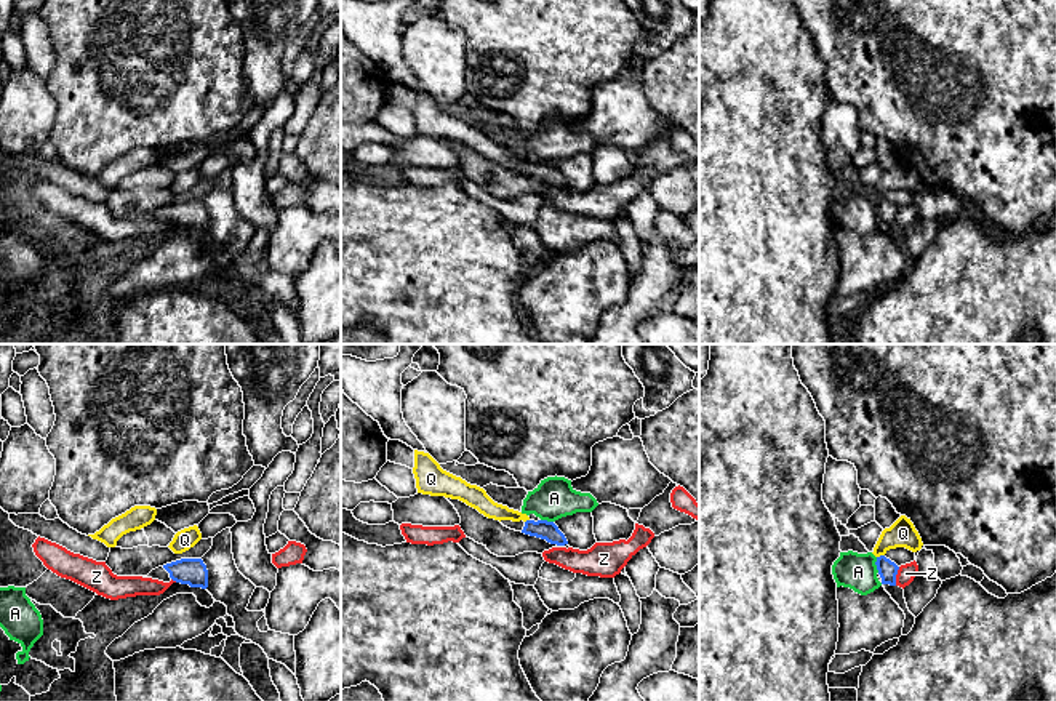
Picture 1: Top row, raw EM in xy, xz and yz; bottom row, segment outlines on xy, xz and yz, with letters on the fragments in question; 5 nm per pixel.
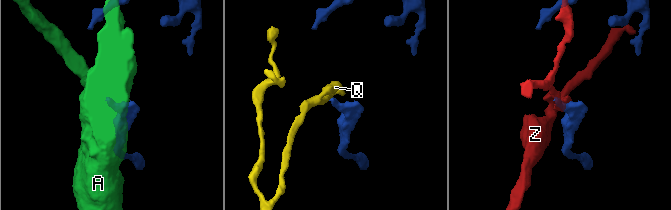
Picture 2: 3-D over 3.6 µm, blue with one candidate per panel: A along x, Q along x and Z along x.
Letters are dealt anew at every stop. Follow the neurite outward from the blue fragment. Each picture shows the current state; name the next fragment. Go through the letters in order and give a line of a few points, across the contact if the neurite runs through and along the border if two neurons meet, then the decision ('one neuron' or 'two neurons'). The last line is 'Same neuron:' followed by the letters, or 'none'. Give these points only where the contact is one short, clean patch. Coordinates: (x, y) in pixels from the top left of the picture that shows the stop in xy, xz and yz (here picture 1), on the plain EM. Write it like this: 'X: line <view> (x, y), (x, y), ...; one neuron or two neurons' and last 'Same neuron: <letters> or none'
A: line yz (876, 199), (879, 213); two neurons
Q: line yz (884, 196), (877, 199); two neurons
Z: line yz (900, 208), (895, 226); two neurons
Same neuron: none

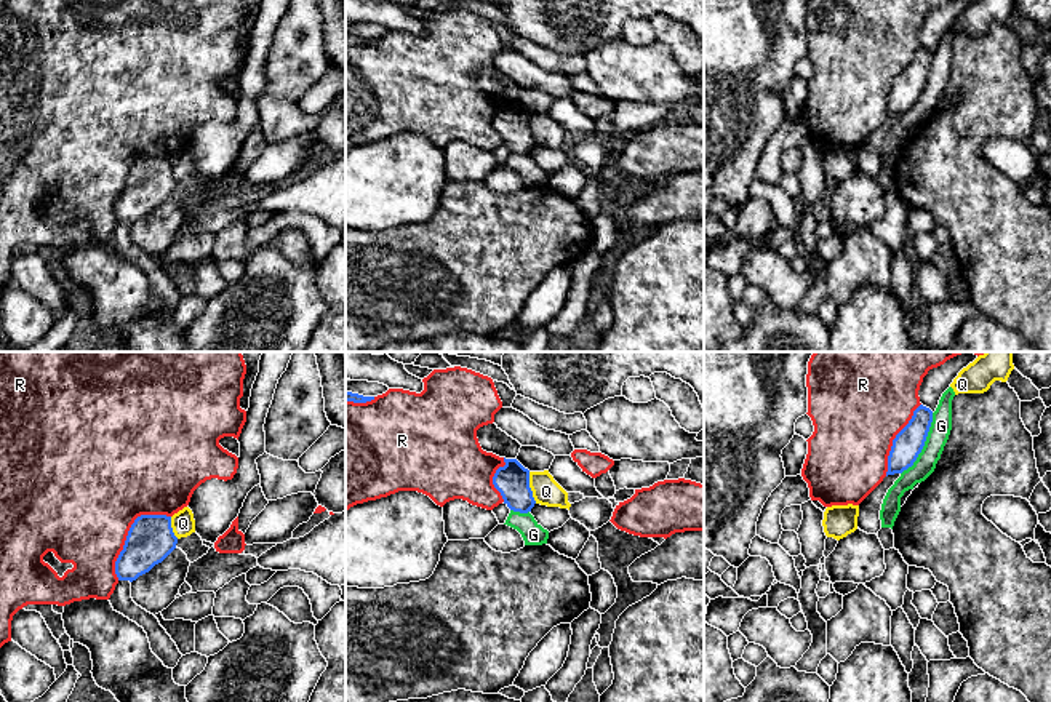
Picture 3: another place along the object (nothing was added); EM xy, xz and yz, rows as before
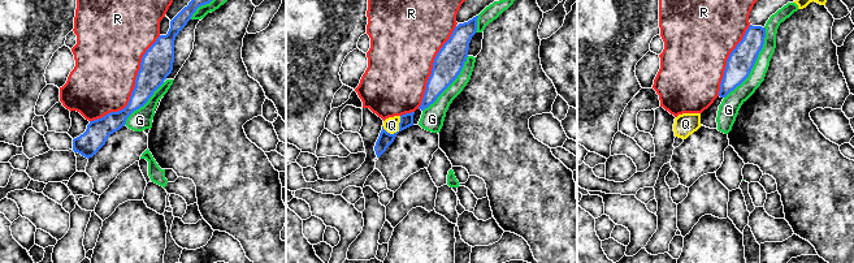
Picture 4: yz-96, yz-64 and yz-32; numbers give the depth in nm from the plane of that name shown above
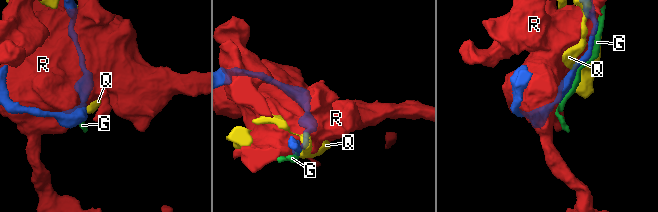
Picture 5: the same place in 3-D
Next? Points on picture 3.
G: two neurons
Q: line xz (528, 114), (528, 128), (536, 144); two neurons
R: two neurons
Same neuron: none

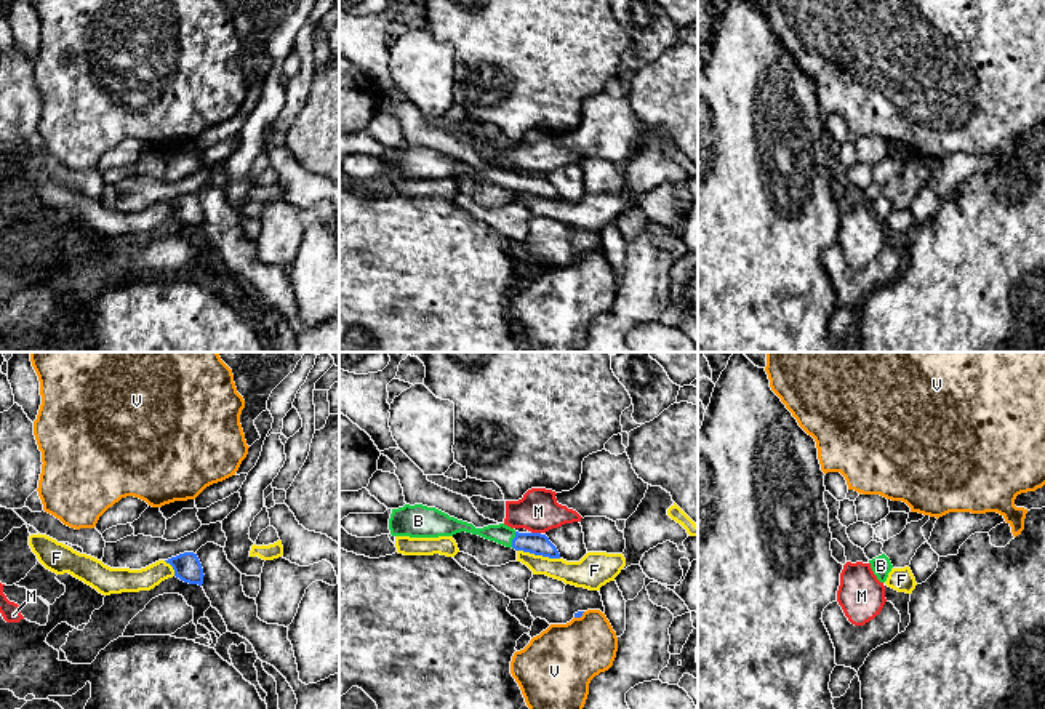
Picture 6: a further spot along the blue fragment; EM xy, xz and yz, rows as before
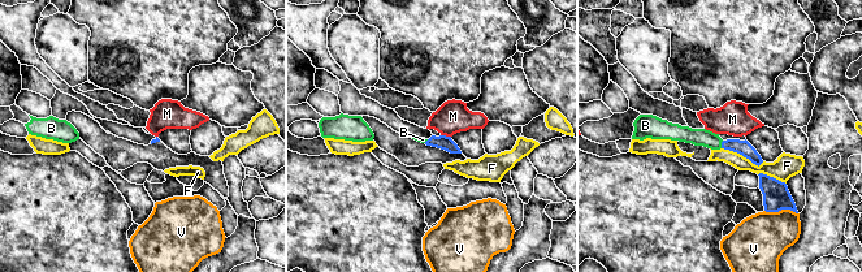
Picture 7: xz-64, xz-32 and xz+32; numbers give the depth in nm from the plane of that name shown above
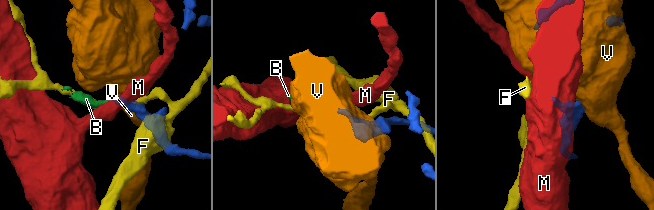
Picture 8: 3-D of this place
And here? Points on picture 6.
B: line xz (535, 184), (512, 181), (501, 175); one neuron
F: line xz (517, 191), (559, 200); two neurons
M: line xz (532, 173), (540, 175); two neurons
V: line xz (584, 253), (575, 260); two neurons
Same neuron: B

